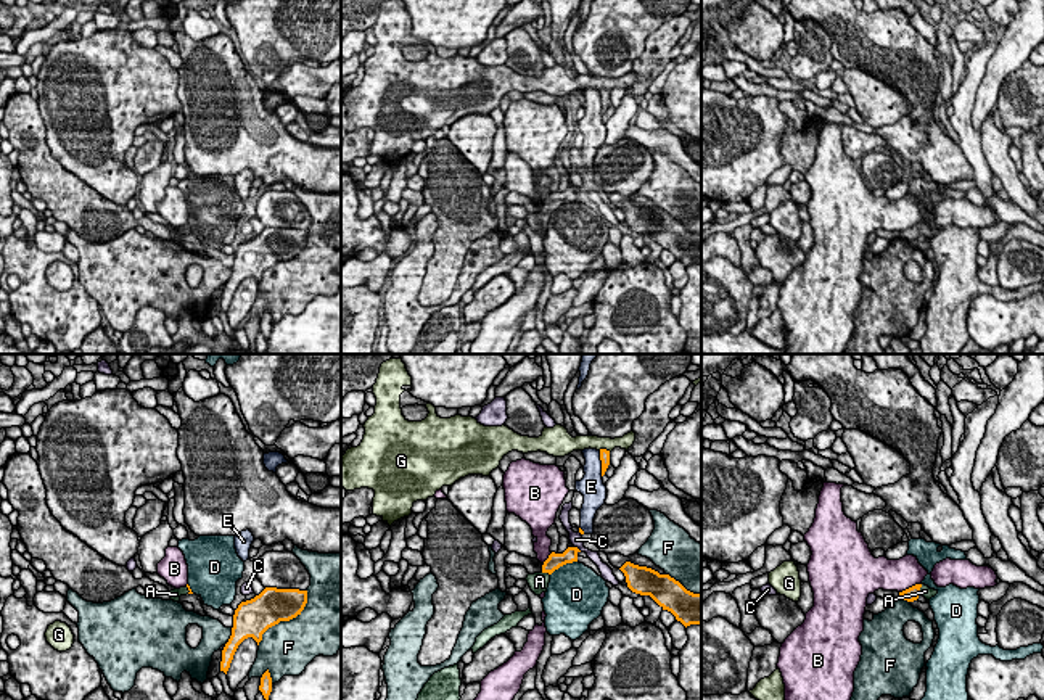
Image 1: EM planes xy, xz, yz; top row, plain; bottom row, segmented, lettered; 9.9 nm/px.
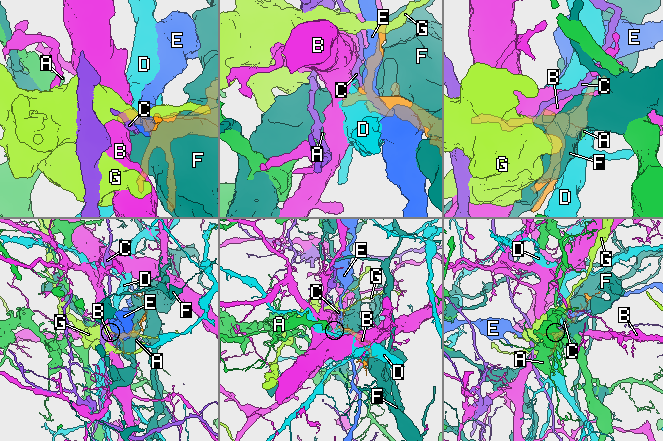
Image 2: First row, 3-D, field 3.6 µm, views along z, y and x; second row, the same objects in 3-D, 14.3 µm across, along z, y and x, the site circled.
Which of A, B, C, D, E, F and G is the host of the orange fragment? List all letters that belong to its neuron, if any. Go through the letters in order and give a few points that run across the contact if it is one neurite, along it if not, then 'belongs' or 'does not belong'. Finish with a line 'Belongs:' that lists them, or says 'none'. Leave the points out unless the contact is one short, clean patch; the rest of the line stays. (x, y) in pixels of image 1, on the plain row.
A: yz (911, 234), (919, 229), (925, 230) | belongs
B: yz (920, 222), (900, 232) | does not belong
C: does not belong
D: xz (576, 200), (560, 205), (550, 214) | does not belong
E: does not belong
F: does not belong
G: xz (599, 89), (610, 90) | does not belong
Belongs: A

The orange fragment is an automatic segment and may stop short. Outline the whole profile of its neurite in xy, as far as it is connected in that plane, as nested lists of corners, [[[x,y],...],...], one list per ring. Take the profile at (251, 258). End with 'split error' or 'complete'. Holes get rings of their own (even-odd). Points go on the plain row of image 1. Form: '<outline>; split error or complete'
[[[265,227],[251,240],[241,241],[233,254],[233,267],[222,290],[220,311],[227,314],[238,285],[253,277],[257,285],[262,274],[278,264],[301,254],[307,243],[307,230]]]; complete

